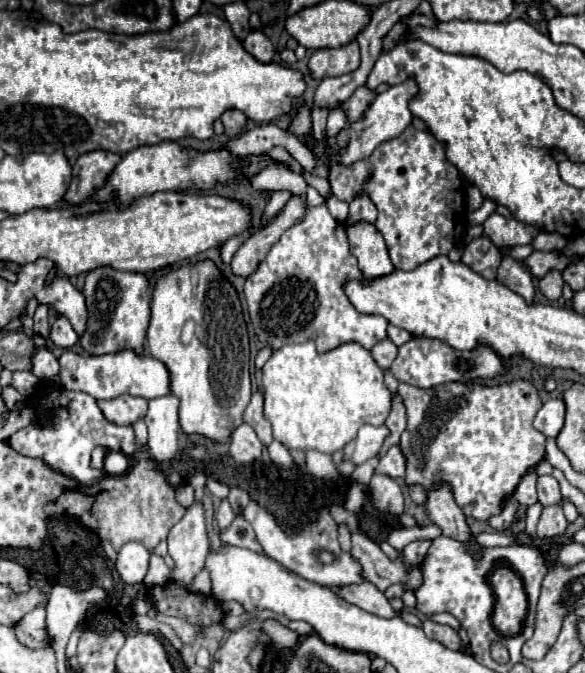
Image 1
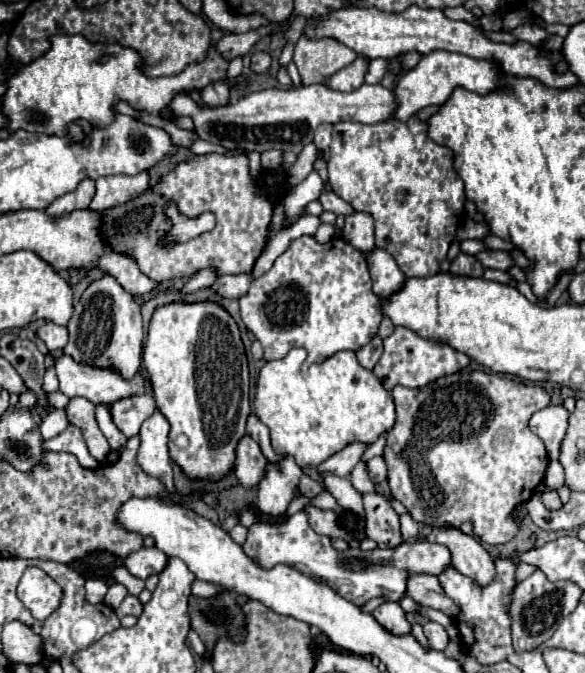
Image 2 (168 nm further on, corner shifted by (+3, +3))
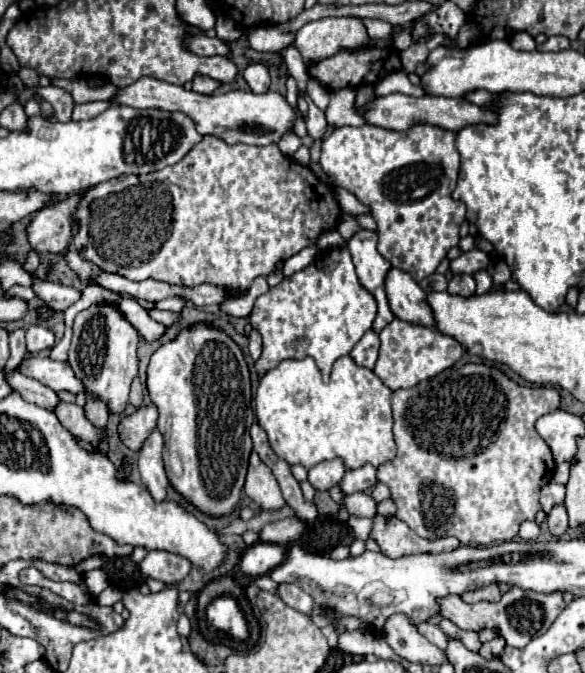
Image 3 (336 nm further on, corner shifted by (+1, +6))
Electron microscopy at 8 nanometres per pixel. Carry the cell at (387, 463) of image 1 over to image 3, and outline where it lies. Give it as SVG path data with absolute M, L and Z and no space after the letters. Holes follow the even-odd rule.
M364 464L362 468L356 470L348 470L346 476L340 480L340 488L346 494L352 492L364 492L364 490L372 490L376 486L376 466L372 464Z

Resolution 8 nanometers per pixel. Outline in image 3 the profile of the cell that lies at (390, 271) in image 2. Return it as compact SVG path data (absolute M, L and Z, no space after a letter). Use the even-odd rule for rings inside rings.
M390 268L386 274L386 294L396 318L434 326L430 306L426 306L426 292L408 272L400 268Z

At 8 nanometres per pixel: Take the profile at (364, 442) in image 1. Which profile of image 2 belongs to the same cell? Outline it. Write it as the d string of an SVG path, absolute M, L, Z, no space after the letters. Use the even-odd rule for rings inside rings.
M352 443L348 447L344 447L342 451L334 453L330 459L326 459L324 463L320 463L316 467L318 473L336 473L338 477L350 477L354 465L360 461L360 455L364 453L368 445L364 443Z

